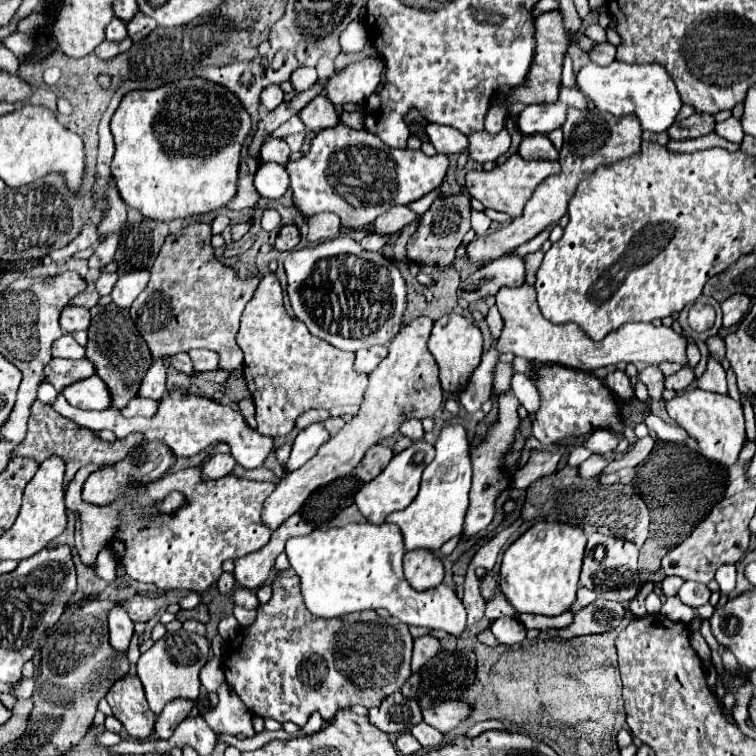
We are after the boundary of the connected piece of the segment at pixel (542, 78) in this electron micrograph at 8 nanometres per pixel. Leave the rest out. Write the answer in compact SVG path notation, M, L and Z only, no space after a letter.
M551 10L545 12L541 16L537 16L535 20L535 28L537 28L537 50L535 50L535 58L533 58L533 66L529 70L529 78L525 84L513 88L513 94L509 96L511 104L551 104L557 102L559 98L559 86L561 86L561 70L563 70L563 58L567 54L569 48L569 32L563 26L563 16L559 10Z

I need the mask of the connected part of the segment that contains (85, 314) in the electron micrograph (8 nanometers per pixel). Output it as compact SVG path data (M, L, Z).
M67 306L61 312L61 330L63 332L77 332L77 330L87 330L89 328L89 310L87 308L75 308L75 306Z

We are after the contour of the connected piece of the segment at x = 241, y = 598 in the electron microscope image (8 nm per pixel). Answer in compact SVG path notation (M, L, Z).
M237 588L235 594L233 594L233 600L235 600L237 606L243 606L243 608L247 608L247 610L259 606L259 600L257 600L255 592L249 590L249 588Z

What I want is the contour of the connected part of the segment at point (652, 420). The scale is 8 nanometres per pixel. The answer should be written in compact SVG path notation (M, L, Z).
M649 414L647 416L647 426L651 430L655 430L659 434L661 440L667 440L667 442L687 442L689 440L689 434L681 428L681 426L673 426L673 424L667 424L663 422L661 418L657 418L655 414Z

